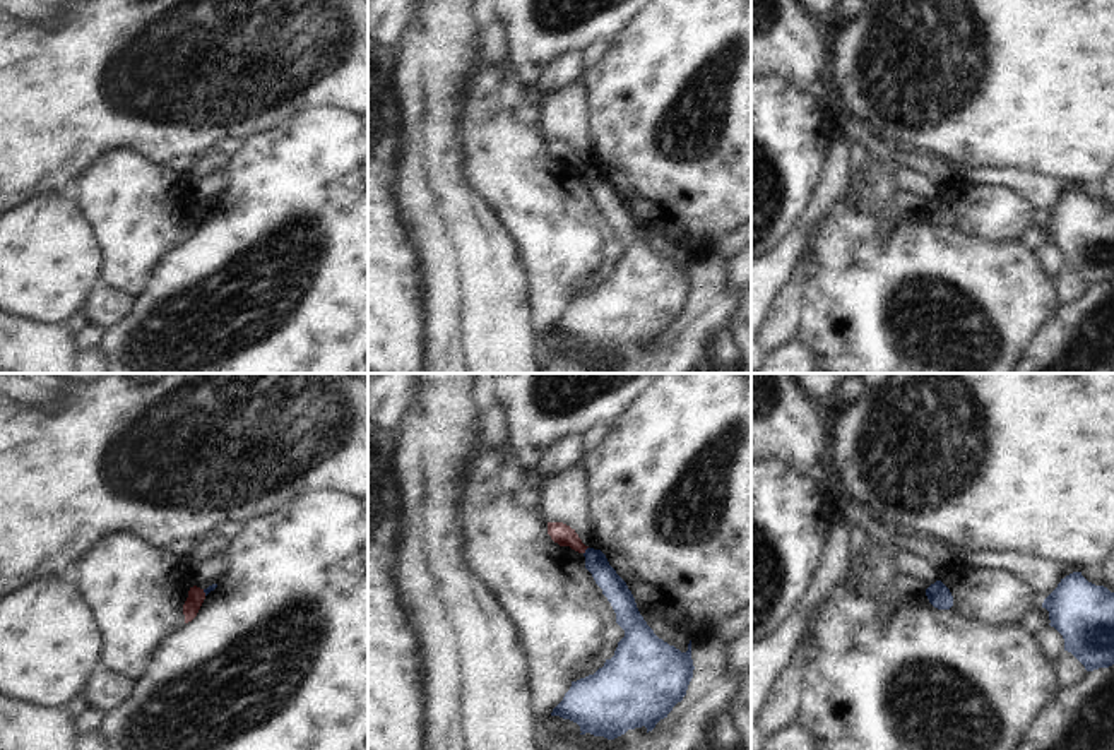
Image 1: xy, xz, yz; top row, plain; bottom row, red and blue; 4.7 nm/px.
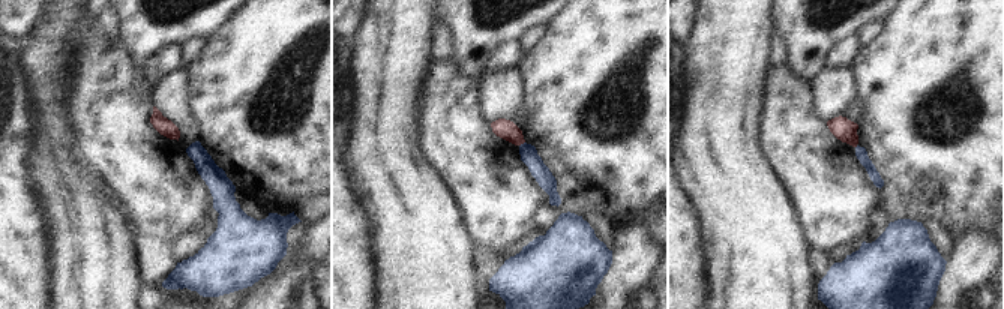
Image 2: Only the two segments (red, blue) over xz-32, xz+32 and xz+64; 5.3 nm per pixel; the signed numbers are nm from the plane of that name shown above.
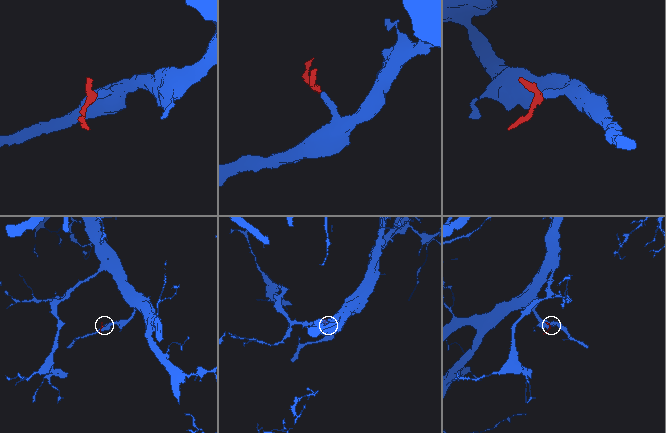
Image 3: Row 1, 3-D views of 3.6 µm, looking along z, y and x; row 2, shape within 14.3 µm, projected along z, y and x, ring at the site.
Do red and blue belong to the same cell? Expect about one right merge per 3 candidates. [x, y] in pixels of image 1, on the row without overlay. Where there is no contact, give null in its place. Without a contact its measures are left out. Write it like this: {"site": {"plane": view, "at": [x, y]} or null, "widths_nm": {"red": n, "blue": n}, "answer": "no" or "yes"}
{"site": {"plane": "xz", "at": [586, 165]}, "widths_nm": {"red": 100, "blue": 120}, "answer": "yes"}

